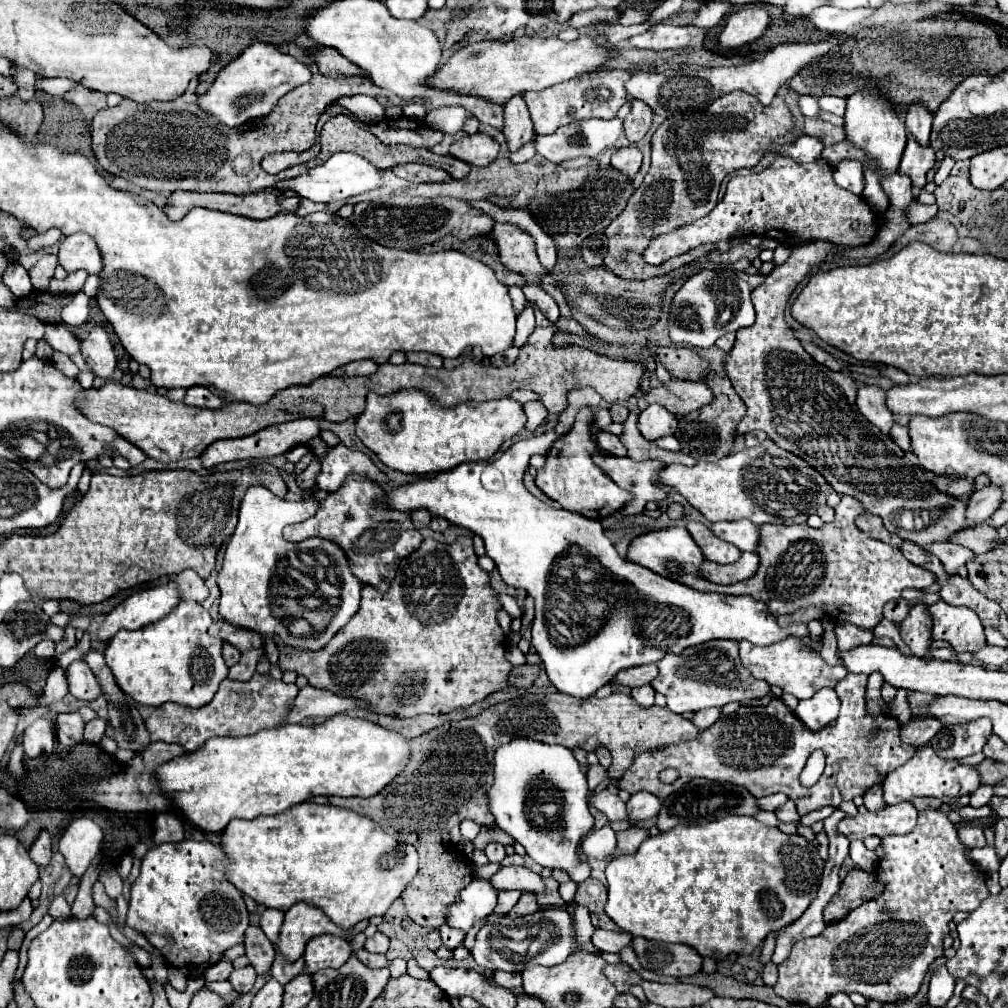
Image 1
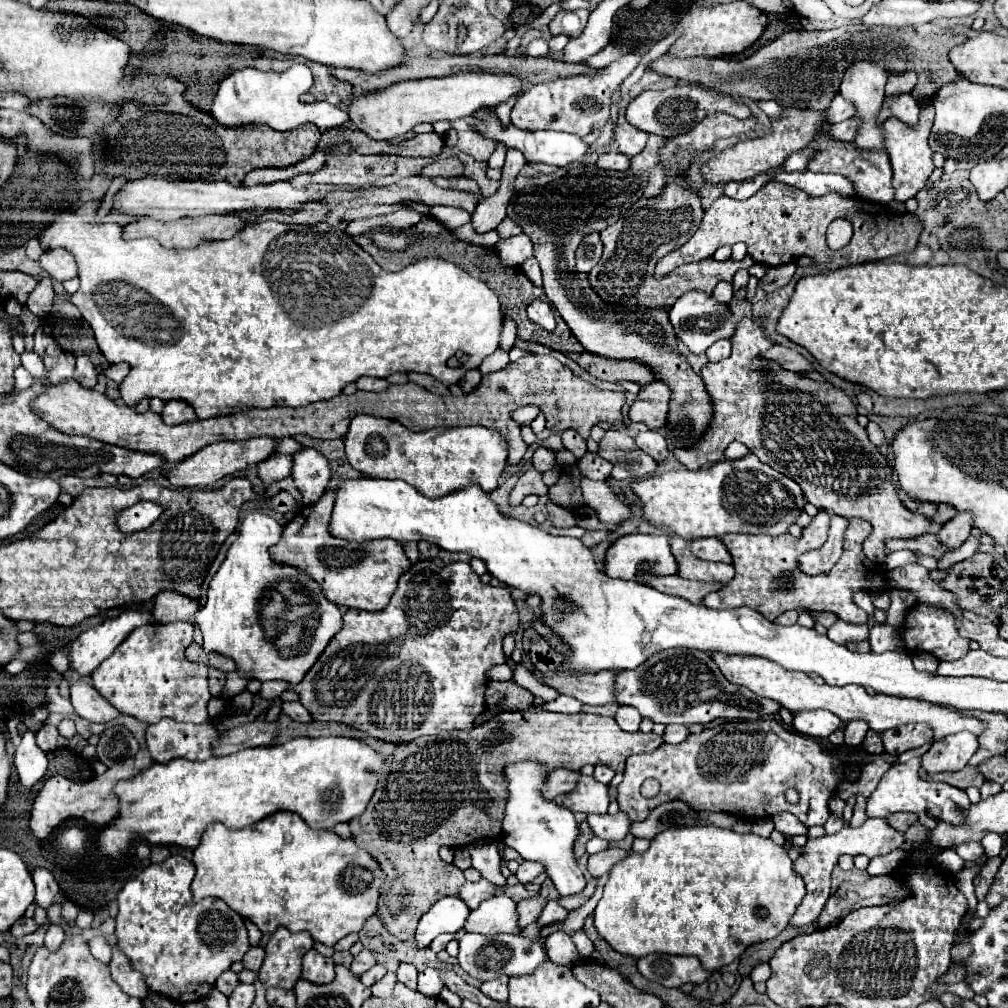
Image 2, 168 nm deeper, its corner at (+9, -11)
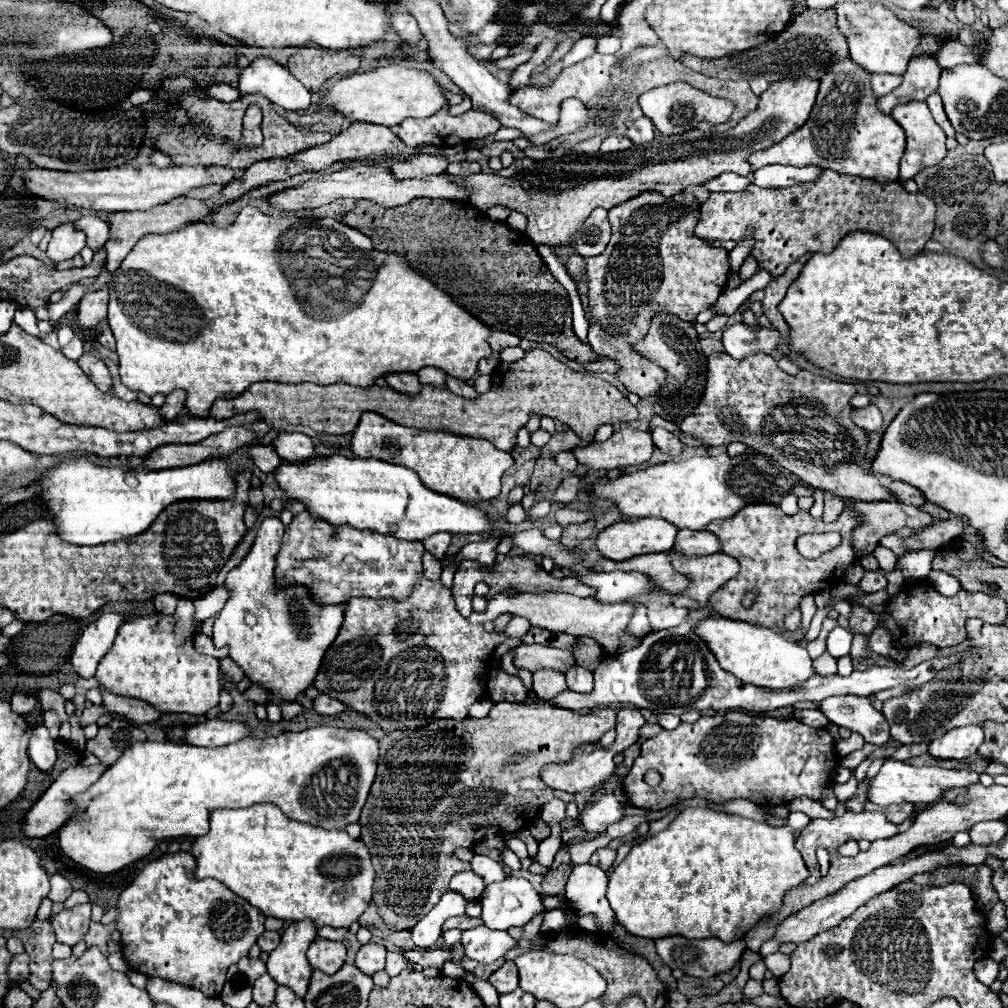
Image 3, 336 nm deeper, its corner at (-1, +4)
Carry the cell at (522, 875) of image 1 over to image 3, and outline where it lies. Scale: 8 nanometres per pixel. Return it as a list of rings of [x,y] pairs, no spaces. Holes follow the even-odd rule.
[[[462,871],[452,877],[448,889],[460,893],[464,899],[478,899],[484,891],[484,881],[474,871]]]

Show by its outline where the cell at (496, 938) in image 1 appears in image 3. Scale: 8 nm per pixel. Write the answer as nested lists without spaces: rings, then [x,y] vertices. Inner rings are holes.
[[[486,925],[462,931],[460,943],[468,959],[474,959],[484,965],[494,963],[516,947],[516,941],[506,931],[494,931]]]

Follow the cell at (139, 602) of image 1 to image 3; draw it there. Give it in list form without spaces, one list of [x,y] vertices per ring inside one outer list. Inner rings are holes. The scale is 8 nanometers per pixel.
[[[108,613],[86,627],[70,657],[70,663],[78,677],[88,679],[96,673],[96,667],[104,657],[104,653],[112,647],[116,631],[122,625],[122,621],[124,621],[122,615]]]

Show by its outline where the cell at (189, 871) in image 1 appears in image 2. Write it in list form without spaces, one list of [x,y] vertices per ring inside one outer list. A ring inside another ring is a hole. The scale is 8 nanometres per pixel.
[[[176,854],[160,864],[146,866],[136,878],[128,880],[118,892],[118,916],[116,916],[116,938],[118,946],[130,958],[132,966],[142,972],[144,982],[152,992],[158,992],[174,1002],[194,1002],[202,1000],[214,986],[216,978],[230,968],[232,962],[242,960],[248,952],[250,942],[244,928],[244,920],[238,912],[228,908],[220,898],[204,898],[202,902],[192,902],[190,884],[196,874],[194,862]]]

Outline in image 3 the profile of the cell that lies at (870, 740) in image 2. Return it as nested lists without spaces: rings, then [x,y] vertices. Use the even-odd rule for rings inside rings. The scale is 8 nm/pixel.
[[[858,695],[826,697],[820,703],[820,711],[838,727],[846,727],[854,733],[860,733],[866,743],[884,745],[890,737],[888,721],[880,711],[872,707],[868,697]]]

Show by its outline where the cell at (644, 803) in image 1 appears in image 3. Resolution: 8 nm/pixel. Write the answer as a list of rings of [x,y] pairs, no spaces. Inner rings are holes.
[[[615,770],[609,780],[600,787],[604,795],[600,799],[590,799],[582,809],[578,821],[580,821],[580,827],[584,827],[586,831],[604,833],[610,823],[620,821],[624,817],[622,805],[614,796],[614,791],[619,787],[616,781],[617,775]]]

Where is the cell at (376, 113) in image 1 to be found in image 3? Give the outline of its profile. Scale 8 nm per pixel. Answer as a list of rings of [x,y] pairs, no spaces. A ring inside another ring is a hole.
[[[256,59],[240,75],[240,95],[260,93],[286,111],[304,111],[310,107],[310,91],[274,59]]]

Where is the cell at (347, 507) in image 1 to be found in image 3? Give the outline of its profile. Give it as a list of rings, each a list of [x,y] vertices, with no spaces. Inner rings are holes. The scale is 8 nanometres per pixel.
[[[308,511],[294,515],[292,523],[288,525],[282,541],[282,549],[278,553],[276,565],[276,587],[288,585],[302,585],[308,589],[308,595],[316,599],[318,605],[344,605],[352,597],[372,597],[372,599],[406,599],[416,581],[422,577],[422,555],[424,545],[420,541],[400,541],[396,537],[380,535],[370,529],[352,529],[350,525],[332,527],[326,521],[314,519]]]

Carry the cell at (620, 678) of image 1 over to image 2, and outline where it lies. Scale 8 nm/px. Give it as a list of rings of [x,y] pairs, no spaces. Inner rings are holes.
[[[554,672],[544,676],[544,682],[556,688],[560,694],[572,696],[582,704],[608,704],[614,702],[614,680],[618,672],[598,672],[594,676],[580,676],[580,678],[566,678],[554,676]]]

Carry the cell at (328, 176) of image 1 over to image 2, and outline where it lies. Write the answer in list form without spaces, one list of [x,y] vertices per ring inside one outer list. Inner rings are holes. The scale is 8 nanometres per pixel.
[[[142,178],[124,184],[124,188],[114,198],[114,210],[152,216],[158,220],[178,220],[180,216],[204,216],[204,214],[226,214],[242,212],[248,208],[294,208],[322,206],[318,202],[318,192],[308,188],[294,188],[290,182],[272,182],[266,186],[232,186],[230,182],[170,182],[166,178]]]

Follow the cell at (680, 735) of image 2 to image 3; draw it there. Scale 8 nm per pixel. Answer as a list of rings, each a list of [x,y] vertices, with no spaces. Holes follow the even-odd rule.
[[[656,713],[656,717],[658,717],[658,725],[662,729],[676,729],[680,723],[680,717],[670,715],[670,713]]]

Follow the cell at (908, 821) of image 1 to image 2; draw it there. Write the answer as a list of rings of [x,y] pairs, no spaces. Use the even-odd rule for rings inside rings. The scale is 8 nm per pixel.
[[[868,818],[860,828],[852,828],[852,826],[846,824],[836,834],[830,834],[830,836],[826,834],[822,838],[808,840],[806,842],[806,852],[794,862],[794,870],[806,882],[806,896],[804,896],[802,904],[798,906],[798,910],[796,910],[796,914],[792,916],[790,922],[794,926],[800,926],[800,924],[804,926],[804,924],[814,922],[820,916],[820,912],[822,912],[822,908],[824,908],[824,904],[826,904],[826,900],[830,896],[830,874],[832,874],[832,868],[834,868],[834,864],[838,862],[838,858],[842,854],[850,854],[850,856],[864,854],[868,858],[874,858],[874,856],[882,856],[882,854],[888,854],[888,852],[900,848],[904,842],[906,842],[906,834],[898,832],[896,828],[890,828],[884,818]]]

